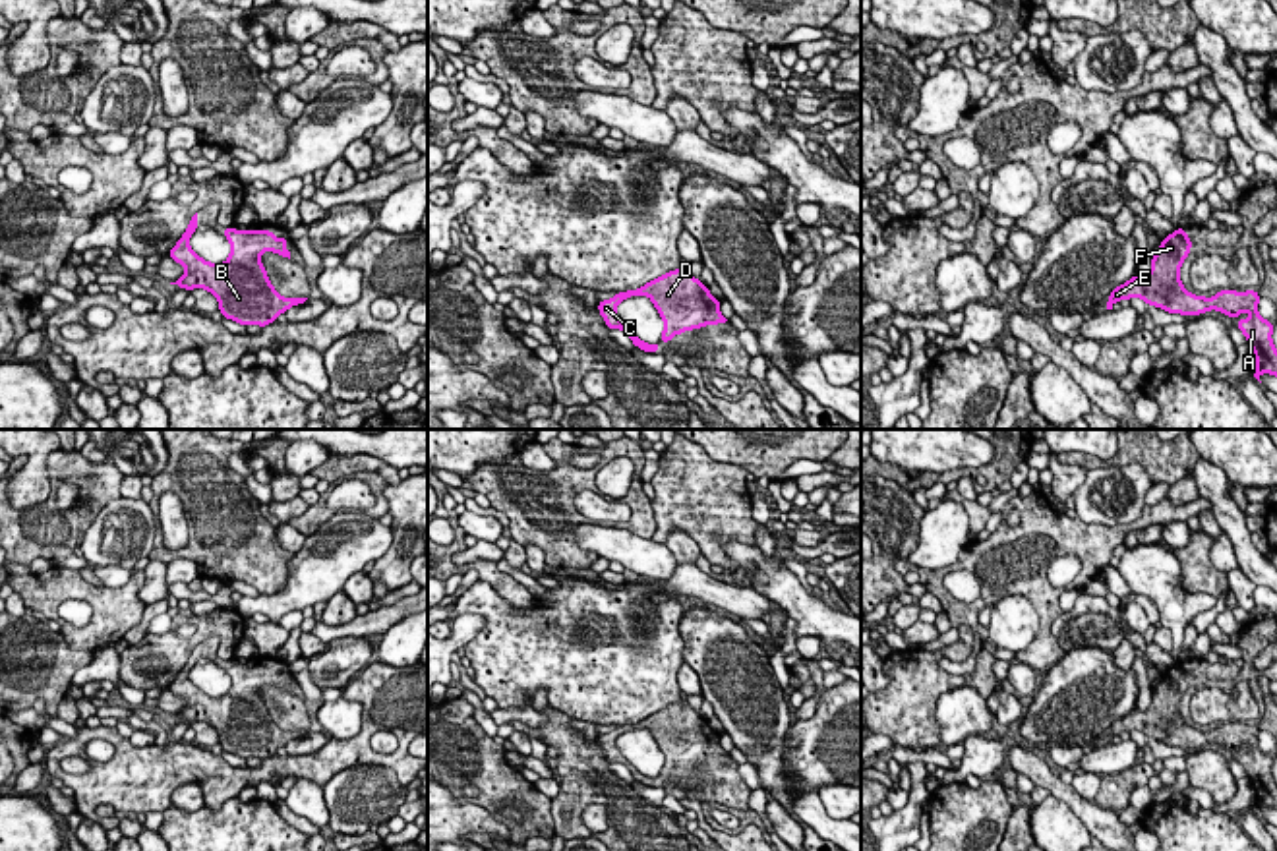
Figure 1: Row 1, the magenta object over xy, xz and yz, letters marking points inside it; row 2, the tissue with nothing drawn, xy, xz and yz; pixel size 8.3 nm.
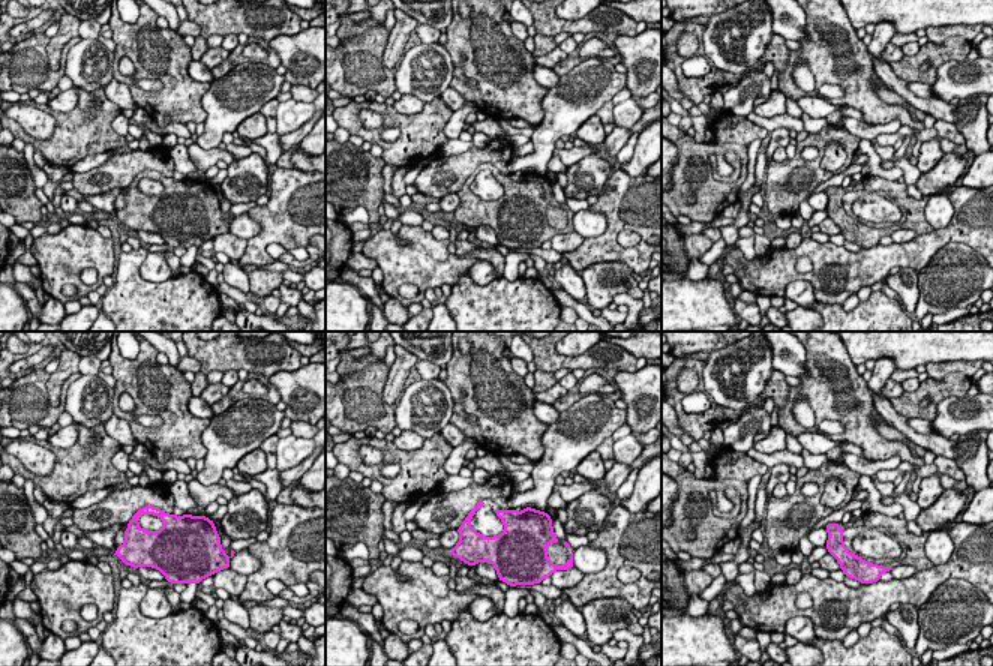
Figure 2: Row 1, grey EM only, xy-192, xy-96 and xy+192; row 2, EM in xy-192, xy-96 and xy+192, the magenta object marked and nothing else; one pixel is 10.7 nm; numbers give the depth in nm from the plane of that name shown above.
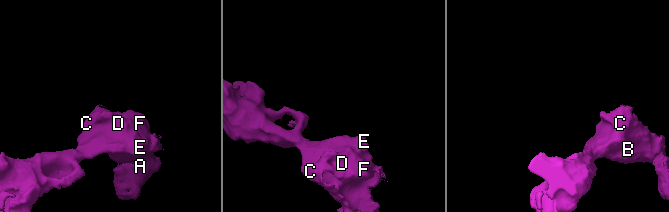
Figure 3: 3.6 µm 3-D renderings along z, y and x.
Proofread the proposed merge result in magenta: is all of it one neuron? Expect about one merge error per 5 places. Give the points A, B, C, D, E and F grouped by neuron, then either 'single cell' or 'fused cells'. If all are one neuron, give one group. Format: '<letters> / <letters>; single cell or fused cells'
A B C D E F; single cell

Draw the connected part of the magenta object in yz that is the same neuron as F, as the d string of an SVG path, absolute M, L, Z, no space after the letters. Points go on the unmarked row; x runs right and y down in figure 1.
M1176 661L1161 675L1157 687L1151 690L1149 708L1145 712L1134 708L1130 714L1116 719L1107 733L1107 743L1113 743L1114 735L1134 729L1149 739L1180 748L1200 748L1217 743L1238 752L1236 760L1244 766L1256 789L1254 810L1258 814L1262 807L1277 810L1277 783L1271 774L1273 756L1258 747L1262 729L1256 723L1219 723L1213 731L1190 727L1180 716L1180 698L1188 690L1190 681L1192 675L1186 663Z

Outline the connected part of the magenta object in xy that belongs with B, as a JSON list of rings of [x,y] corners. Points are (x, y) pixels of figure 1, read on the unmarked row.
[[[197,646],[190,660],[168,685],[168,689],[186,700],[184,708],[170,718],[193,723],[205,721],[219,733],[223,750],[240,758],[265,760],[277,754],[279,747],[304,737],[308,731],[282,731],[271,718],[261,696],[263,685],[275,685],[290,692],[284,681],[284,669],[275,671],[271,663],[234,663],[224,661],[224,671],[230,675],[230,689],[224,696],[209,696],[190,681],[190,669],[197,663]]]

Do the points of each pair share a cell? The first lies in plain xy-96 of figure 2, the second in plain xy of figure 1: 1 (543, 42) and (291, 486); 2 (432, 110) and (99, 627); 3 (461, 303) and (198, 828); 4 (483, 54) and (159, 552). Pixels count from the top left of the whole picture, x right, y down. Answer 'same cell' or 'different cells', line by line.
1: same cell
2: same cell
3: same cell
4: same cell

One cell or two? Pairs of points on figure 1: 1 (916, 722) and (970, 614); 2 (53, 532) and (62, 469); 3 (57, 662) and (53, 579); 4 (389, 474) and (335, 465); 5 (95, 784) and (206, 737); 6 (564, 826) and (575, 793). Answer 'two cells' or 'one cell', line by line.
1: two cells
2: one cell
3: two cells
4: one cell
5: two cells
6: one cell

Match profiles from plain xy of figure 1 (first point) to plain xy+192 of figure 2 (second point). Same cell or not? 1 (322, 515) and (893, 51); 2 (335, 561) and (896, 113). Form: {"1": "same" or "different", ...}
{"1": "different", "2": "different"}

